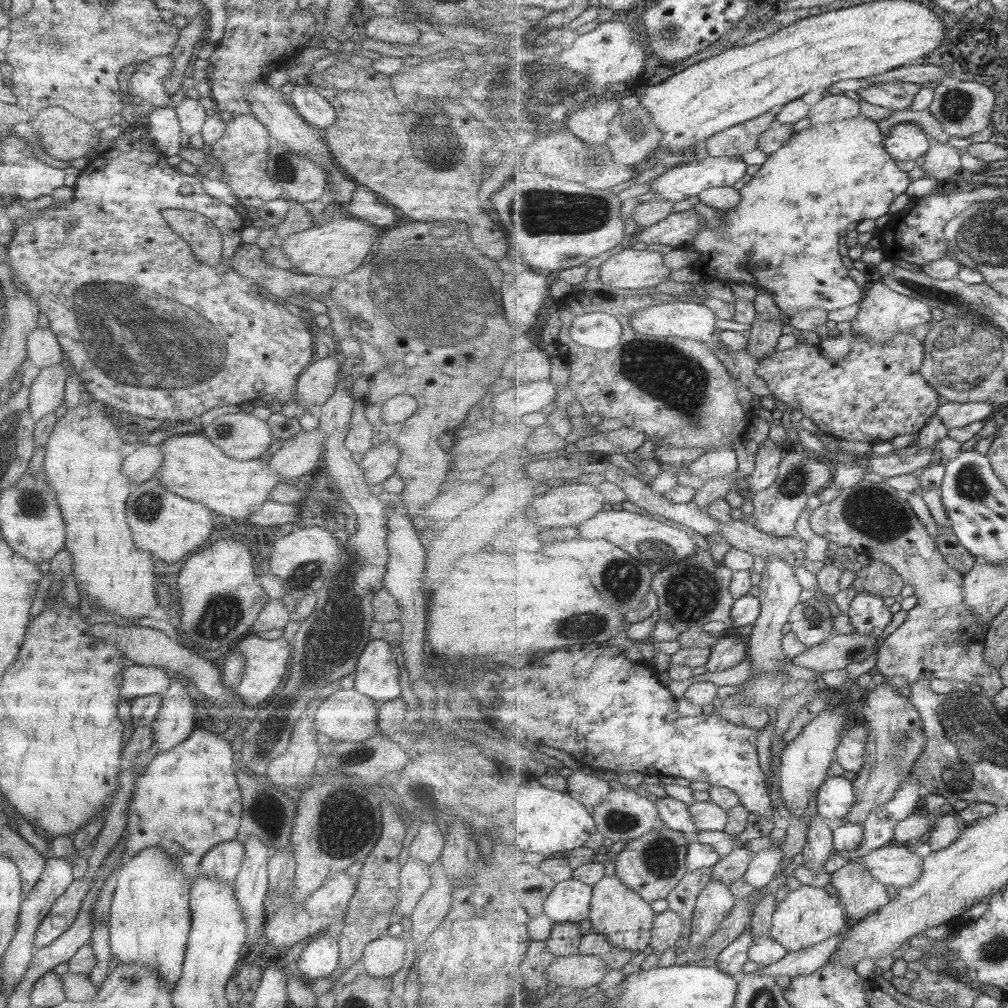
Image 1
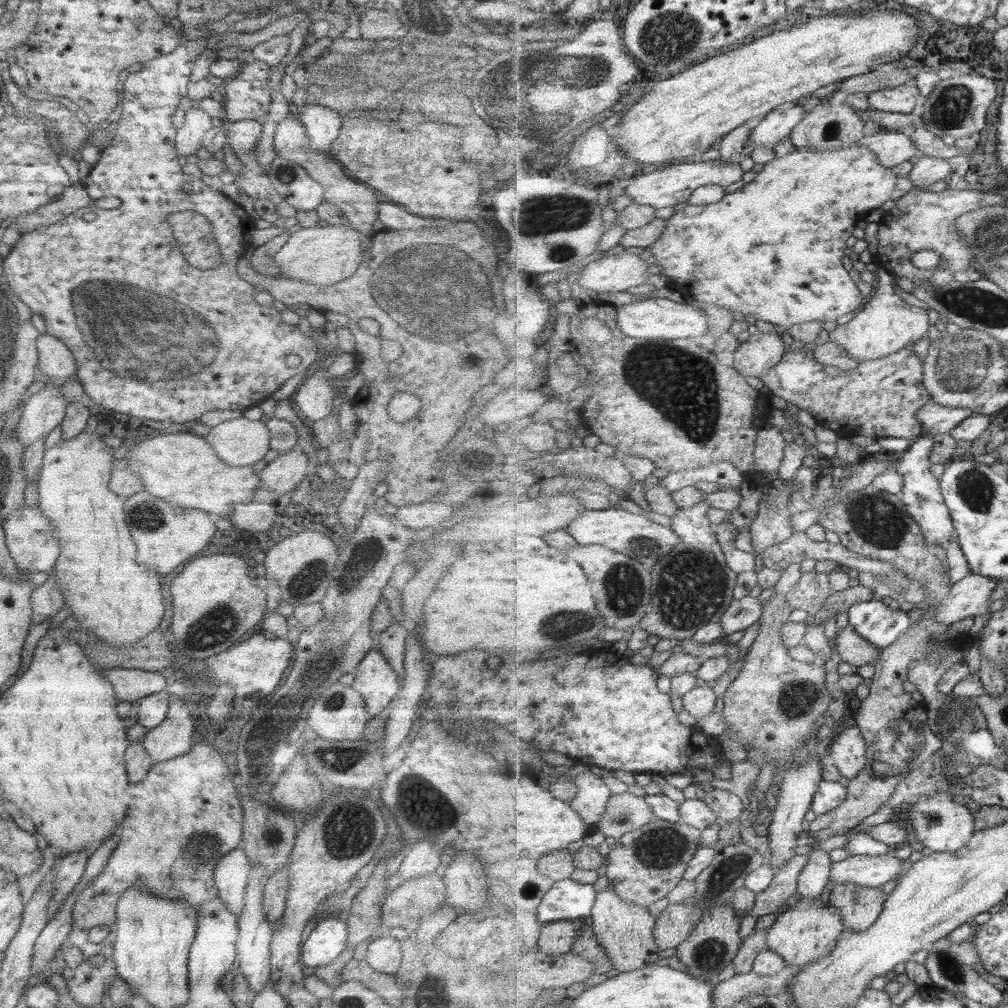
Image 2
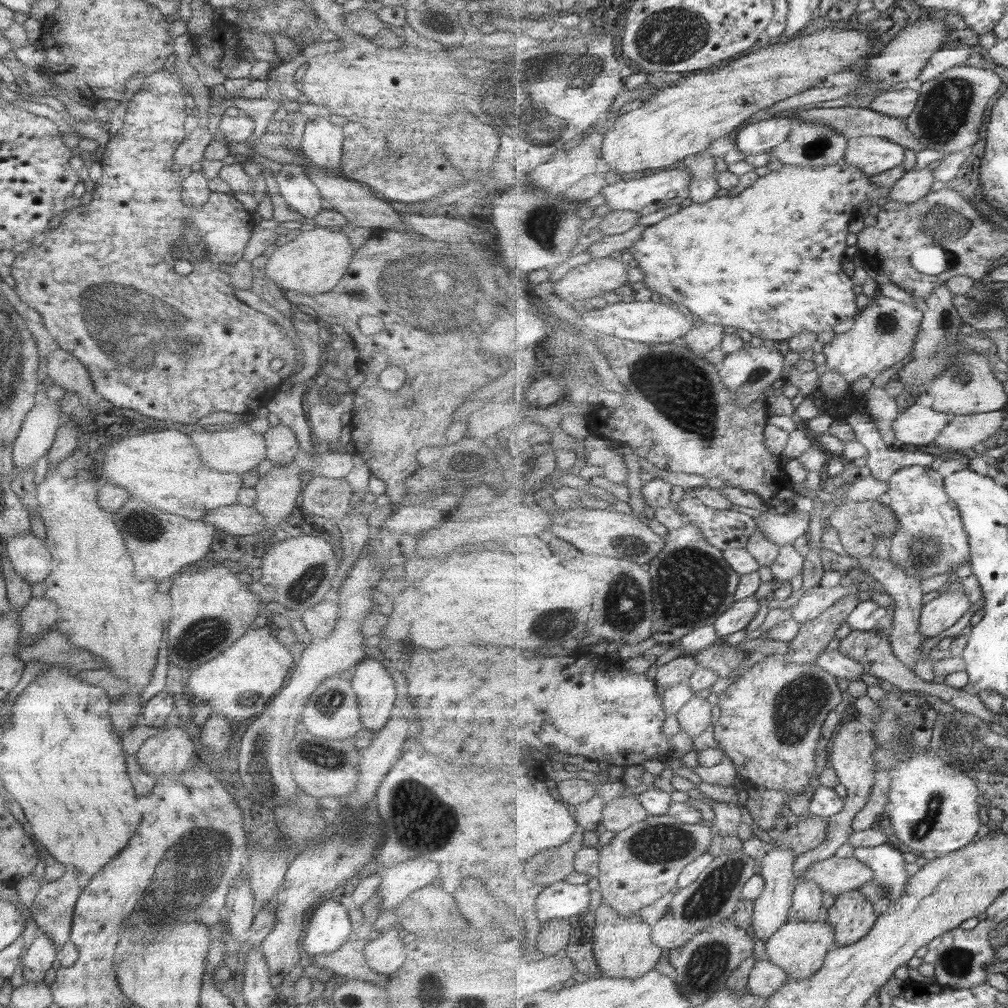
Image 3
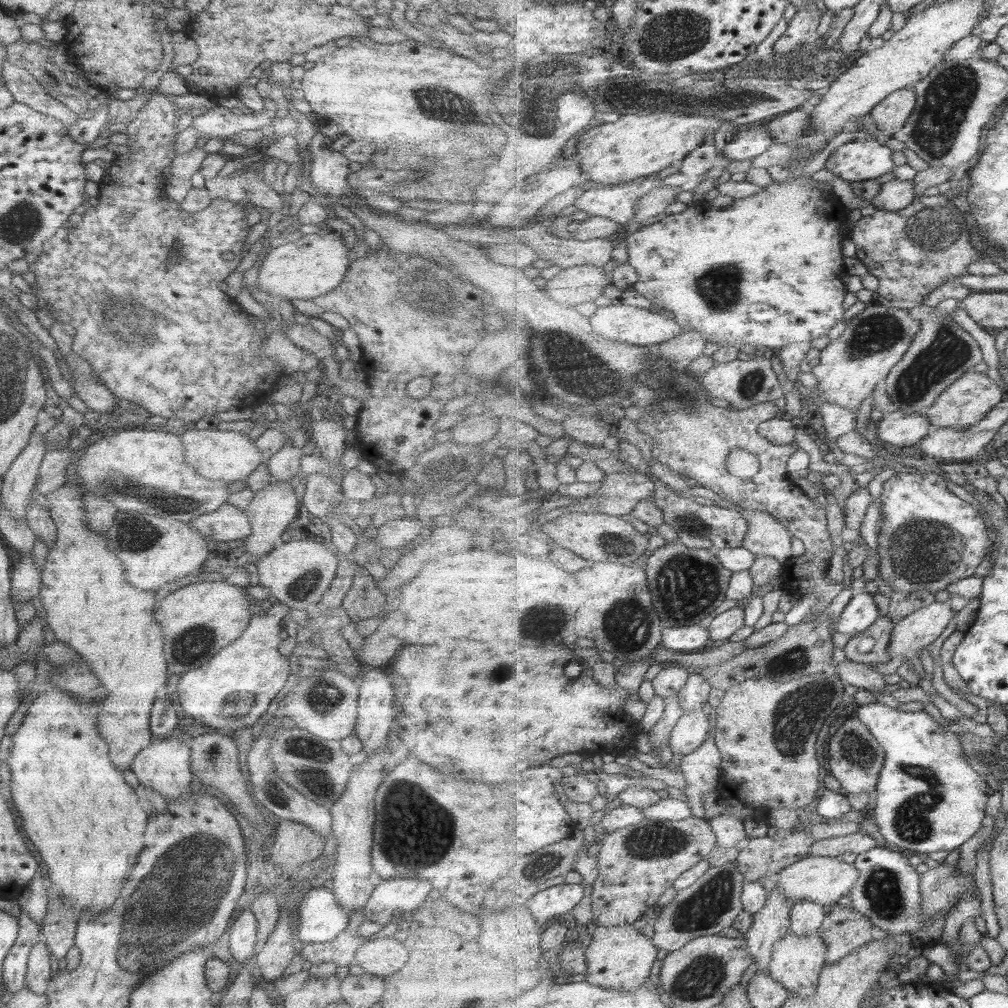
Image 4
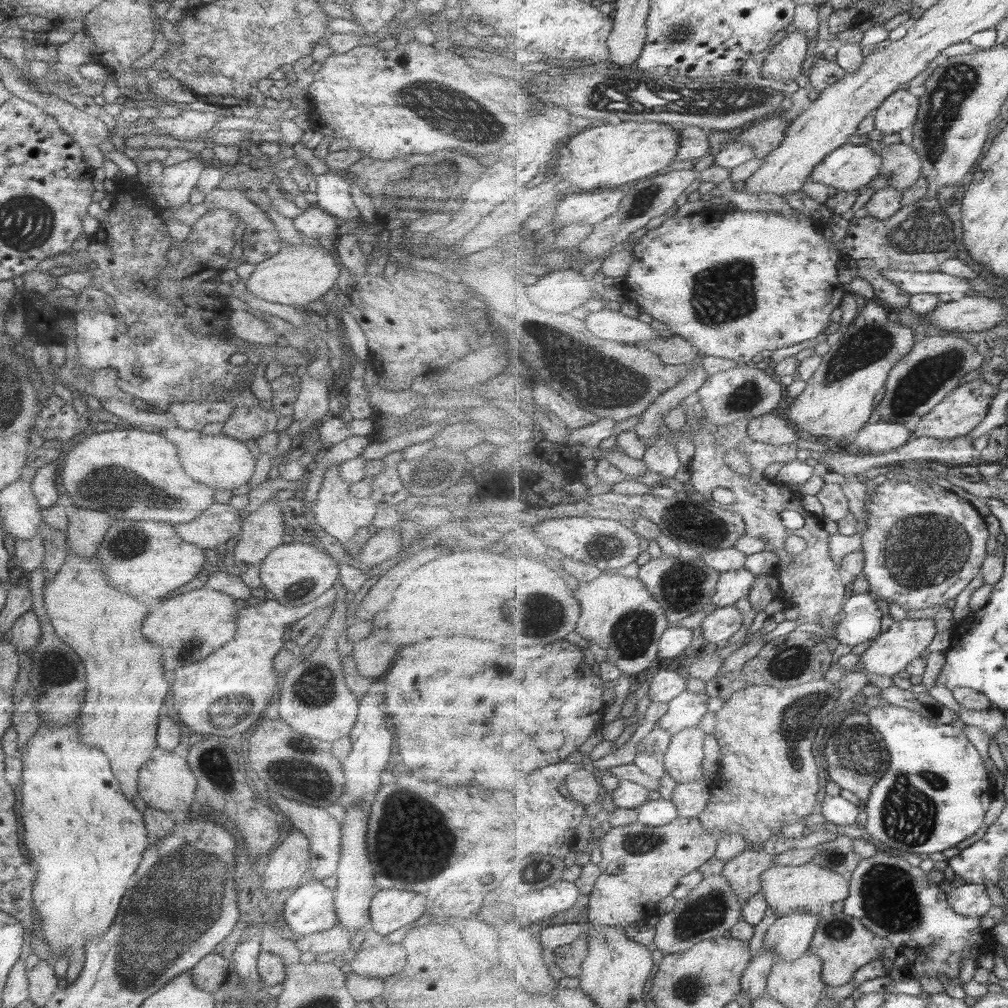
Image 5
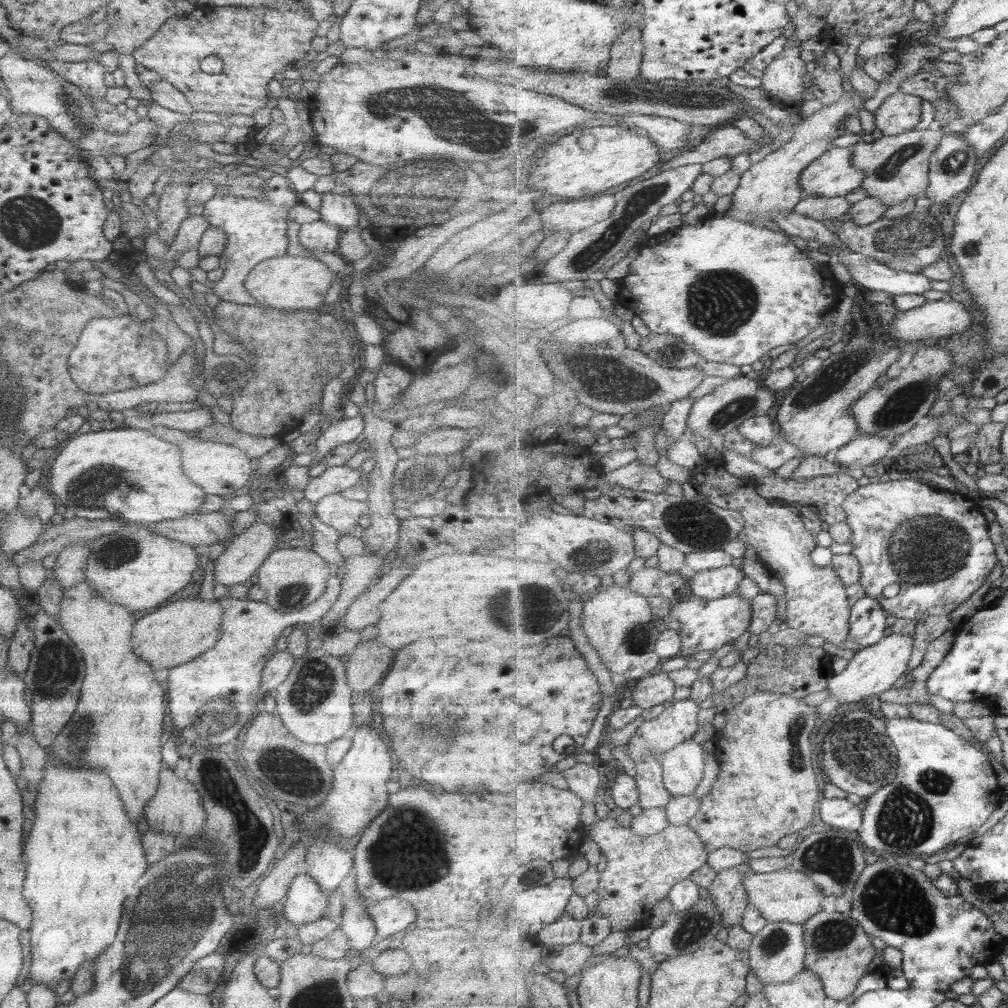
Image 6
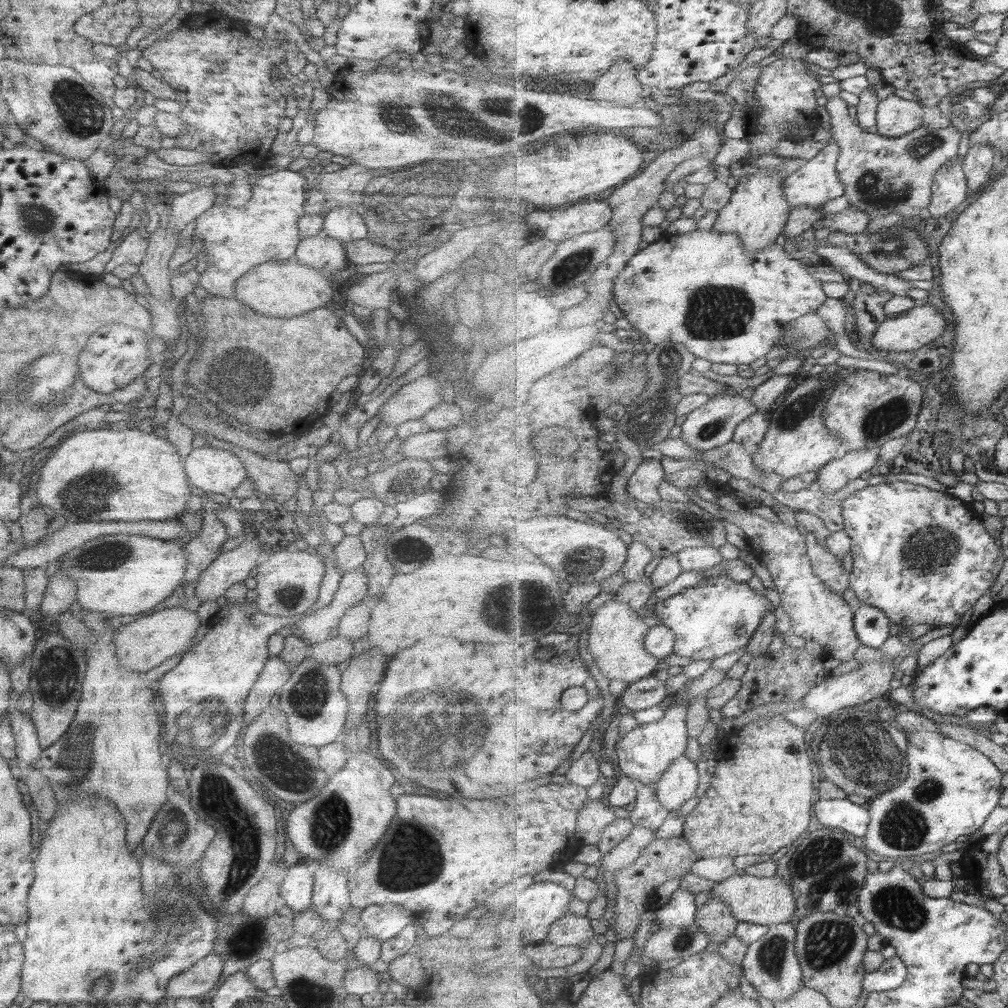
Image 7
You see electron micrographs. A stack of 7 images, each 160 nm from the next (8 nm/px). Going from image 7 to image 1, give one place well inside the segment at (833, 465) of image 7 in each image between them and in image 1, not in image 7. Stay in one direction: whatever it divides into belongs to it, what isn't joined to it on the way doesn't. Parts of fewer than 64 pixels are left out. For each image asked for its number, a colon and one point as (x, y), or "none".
1: (954, 415)
2: (936, 419)
3: (918, 425)
4: (902, 429)
5: (882, 436)
6: (867, 449)

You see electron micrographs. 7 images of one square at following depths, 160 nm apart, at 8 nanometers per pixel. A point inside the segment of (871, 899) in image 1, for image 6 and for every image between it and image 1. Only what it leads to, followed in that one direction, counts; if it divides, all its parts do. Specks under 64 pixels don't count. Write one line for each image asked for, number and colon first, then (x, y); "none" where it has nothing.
2: (861, 906)
3: (853, 915)
4: (845, 930)
5: (845, 944)
6: (838, 948)

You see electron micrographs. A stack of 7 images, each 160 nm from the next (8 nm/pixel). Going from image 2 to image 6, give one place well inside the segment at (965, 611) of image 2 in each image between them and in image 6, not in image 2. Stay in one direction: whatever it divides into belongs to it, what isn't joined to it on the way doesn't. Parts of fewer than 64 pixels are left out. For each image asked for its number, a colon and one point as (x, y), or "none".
3: (942, 612)
4: (909, 637)
5: (892, 651)
6: (873, 670)

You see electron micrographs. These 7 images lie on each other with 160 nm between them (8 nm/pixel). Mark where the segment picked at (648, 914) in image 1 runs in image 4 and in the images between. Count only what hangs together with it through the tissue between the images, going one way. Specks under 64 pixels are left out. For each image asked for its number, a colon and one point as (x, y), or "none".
2: (625, 931)
3: (623, 947)
4: (621, 957)

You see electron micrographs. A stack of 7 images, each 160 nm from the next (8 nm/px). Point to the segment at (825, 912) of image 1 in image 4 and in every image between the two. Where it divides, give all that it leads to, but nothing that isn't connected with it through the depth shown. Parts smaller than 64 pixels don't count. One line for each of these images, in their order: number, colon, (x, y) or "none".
2: (809, 931)
3: (800, 948)
4: (797, 962)

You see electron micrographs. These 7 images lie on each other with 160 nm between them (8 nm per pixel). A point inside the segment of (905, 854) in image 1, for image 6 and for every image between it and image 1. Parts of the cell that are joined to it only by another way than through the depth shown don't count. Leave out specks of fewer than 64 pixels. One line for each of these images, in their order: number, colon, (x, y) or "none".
2: (873, 871)
3: (836, 875)
4: (825, 880)
5: (788, 889)
6: (788, 895)

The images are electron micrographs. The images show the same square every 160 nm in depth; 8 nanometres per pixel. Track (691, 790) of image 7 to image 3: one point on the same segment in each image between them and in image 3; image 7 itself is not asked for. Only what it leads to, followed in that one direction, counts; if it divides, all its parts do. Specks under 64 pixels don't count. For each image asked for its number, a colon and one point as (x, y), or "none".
3: (695, 718)
4: (692, 731)
5: (683, 760)
6: (683, 766)

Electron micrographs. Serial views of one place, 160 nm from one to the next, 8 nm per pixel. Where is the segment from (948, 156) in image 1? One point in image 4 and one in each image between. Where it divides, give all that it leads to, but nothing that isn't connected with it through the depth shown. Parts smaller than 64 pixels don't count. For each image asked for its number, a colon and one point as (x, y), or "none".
2: (928, 170)
3: (915, 184)
4: (895, 195)

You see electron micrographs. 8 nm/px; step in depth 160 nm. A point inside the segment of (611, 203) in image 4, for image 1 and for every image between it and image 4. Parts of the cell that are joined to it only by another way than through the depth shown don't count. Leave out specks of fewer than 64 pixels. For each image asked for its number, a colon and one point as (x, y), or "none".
1: (678, 183)
2: (674, 184)
3: (645, 195)

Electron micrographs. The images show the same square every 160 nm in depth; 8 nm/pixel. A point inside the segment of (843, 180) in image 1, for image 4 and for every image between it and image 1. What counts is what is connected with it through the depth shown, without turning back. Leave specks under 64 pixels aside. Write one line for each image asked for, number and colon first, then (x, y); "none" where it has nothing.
2: (773, 249)
3: (769, 260)
4: (767, 270)

